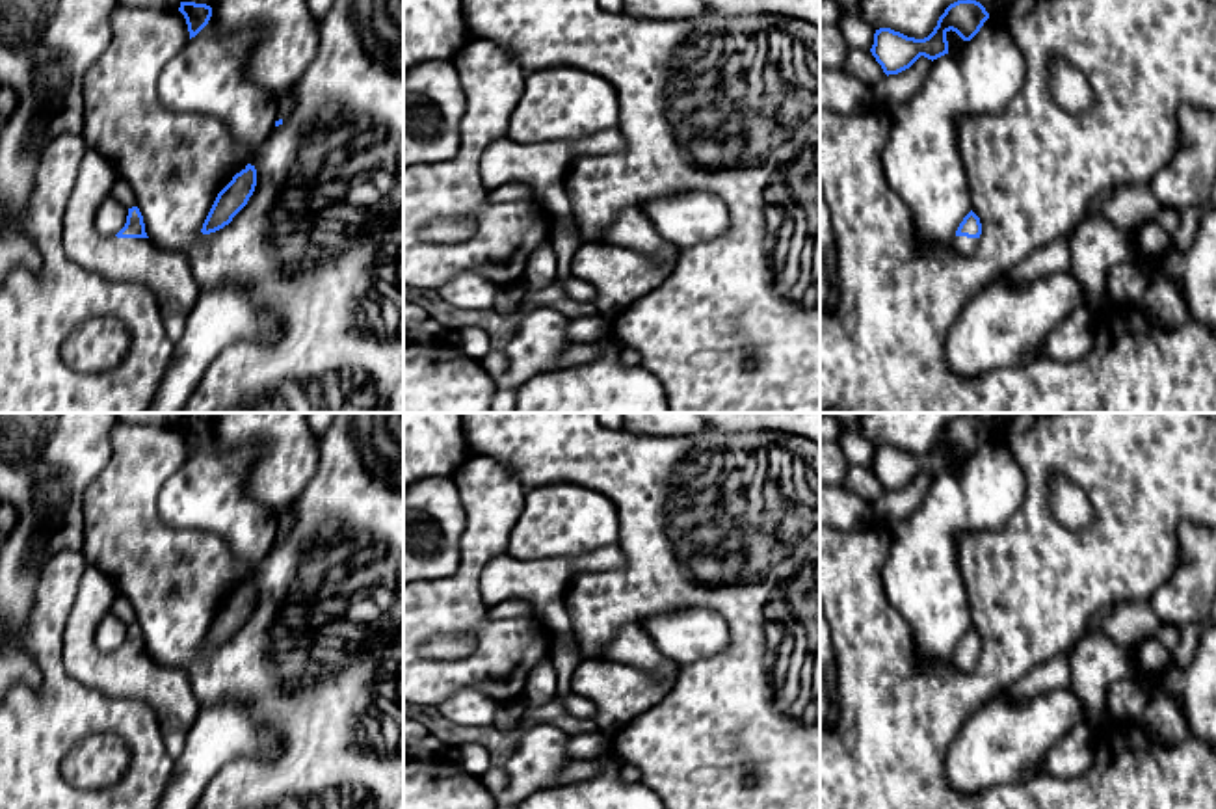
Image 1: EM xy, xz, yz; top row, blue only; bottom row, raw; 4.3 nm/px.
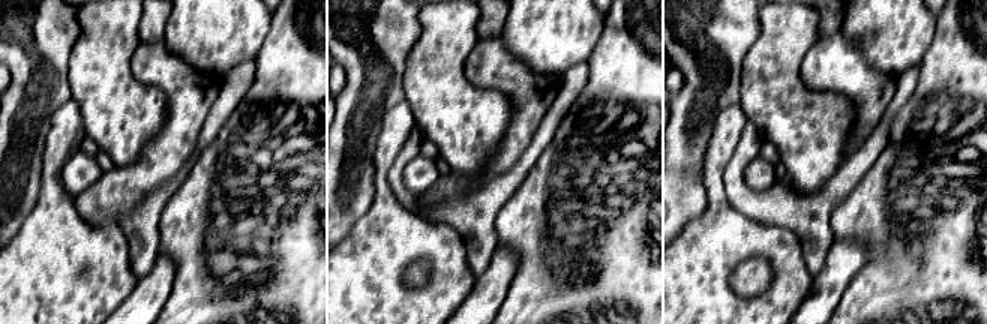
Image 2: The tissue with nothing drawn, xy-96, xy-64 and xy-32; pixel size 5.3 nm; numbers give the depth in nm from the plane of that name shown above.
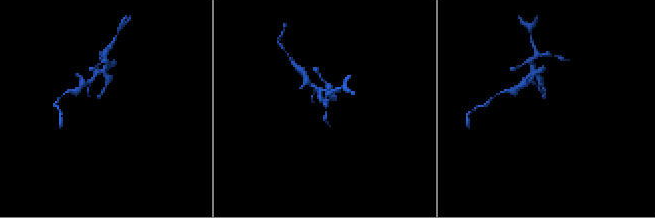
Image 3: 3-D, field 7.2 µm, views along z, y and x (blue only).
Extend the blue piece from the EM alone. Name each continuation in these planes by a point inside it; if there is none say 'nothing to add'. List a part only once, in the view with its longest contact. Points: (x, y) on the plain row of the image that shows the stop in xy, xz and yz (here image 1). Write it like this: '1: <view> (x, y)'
1: xy (166, 689)

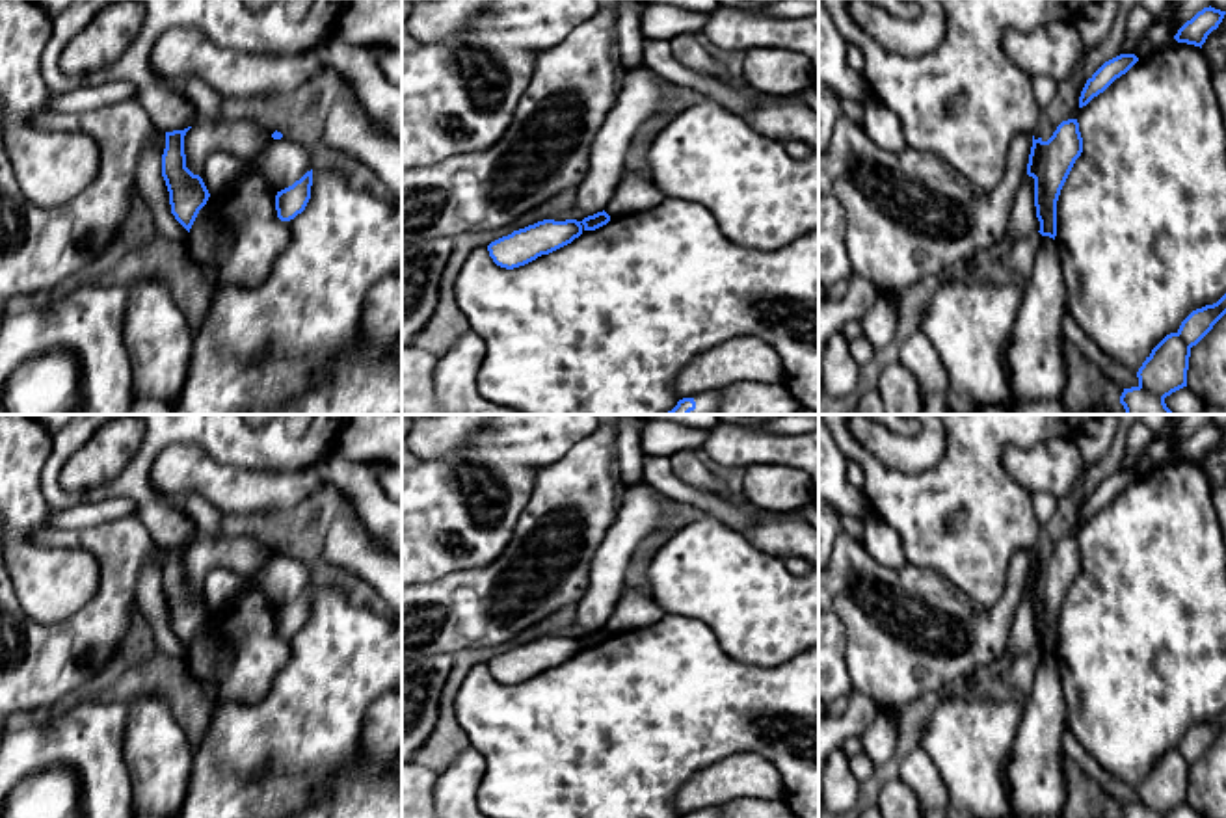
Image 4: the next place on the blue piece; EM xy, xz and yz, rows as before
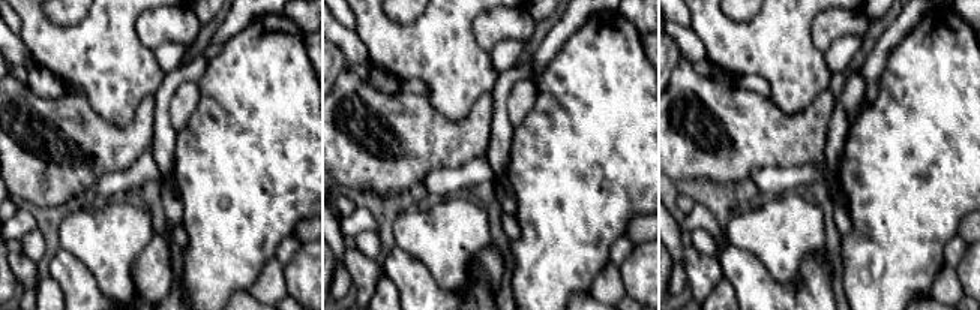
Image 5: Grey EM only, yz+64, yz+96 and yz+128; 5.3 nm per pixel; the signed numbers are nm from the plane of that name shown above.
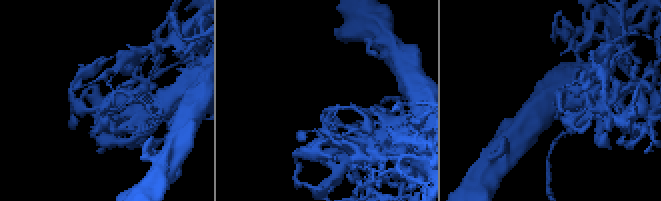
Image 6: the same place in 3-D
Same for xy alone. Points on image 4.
nothing to add

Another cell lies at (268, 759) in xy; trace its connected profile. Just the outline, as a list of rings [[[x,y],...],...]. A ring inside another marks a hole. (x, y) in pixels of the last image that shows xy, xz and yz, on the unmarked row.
[[[335,584],[313,586],[311,615],[301,630],[288,638],[290,656],[275,673],[268,693],[255,703],[236,703],[220,699],[214,703],[212,719],[205,731],[199,749],[192,757],[190,785],[177,818],[292,818],[311,803],[324,798],[331,781],[344,770],[361,760],[361,734],[368,708],[385,693],[402,688],[402,619],[376,615],[366,608],[355,606],[346,591]]]

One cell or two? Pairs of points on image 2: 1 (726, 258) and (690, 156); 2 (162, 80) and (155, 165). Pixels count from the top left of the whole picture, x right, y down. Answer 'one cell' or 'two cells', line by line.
1: two cells
2: one cell

